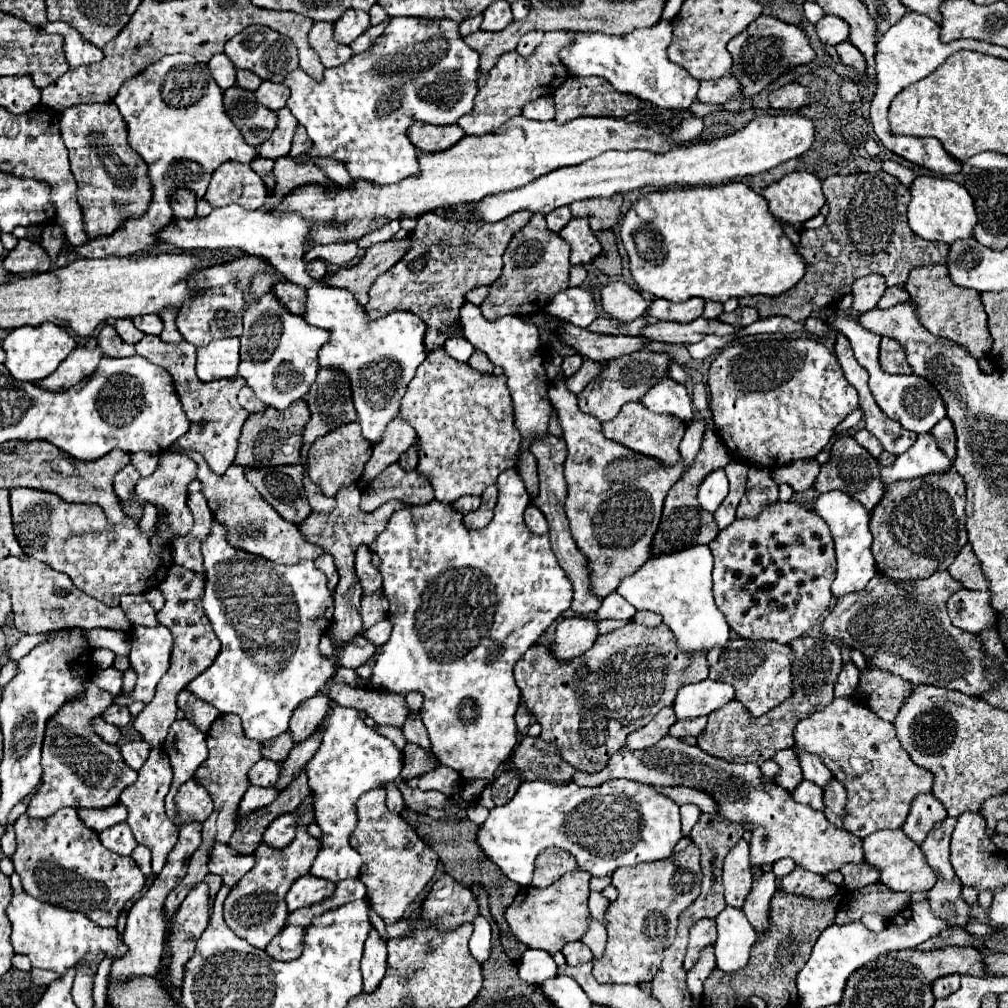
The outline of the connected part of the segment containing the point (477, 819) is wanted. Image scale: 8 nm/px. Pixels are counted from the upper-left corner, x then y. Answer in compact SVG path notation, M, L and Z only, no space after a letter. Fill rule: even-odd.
M473 804L473 806L467 808L467 818L475 824L483 824L487 820L487 816L489 816L489 810L481 804Z

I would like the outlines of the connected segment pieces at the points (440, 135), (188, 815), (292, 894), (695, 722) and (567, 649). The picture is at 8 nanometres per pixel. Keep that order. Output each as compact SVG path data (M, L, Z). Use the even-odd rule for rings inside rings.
M413 122L407 130L407 136L417 150L439 152L439 150L451 148L455 142L459 142L465 136L465 132L457 124L433 126L433 124L425 124L425 122Z
M191 778L179 788L175 796L175 804L179 810L181 824L203 822L213 812L213 800L209 792L201 784L197 784L195 778Z
M305 874L301 878L297 878L291 886L291 890L287 892L287 908L289 910L297 910L309 904L317 904L323 898L327 898L333 892L333 882L325 882L325 878L315 878L311 874Z
M693 718L693 720L677 720L671 728L669 728L669 736L673 738L683 738L683 736L697 736L707 724L707 718Z
M573 616L565 618L555 632L555 644L553 644L553 654L561 660L571 660L581 656L585 650L593 646L597 640L599 630L597 630L597 620L593 618L583 618L583 616Z

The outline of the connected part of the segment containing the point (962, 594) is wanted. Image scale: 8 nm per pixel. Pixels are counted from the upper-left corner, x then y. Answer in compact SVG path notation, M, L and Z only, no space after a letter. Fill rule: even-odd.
M959 590L947 602L947 612L953 626L967 632L983 632L997 622L997 612L991 606L989 590Z

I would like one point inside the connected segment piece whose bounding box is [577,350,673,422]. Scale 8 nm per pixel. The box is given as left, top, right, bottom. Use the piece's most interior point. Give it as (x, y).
(625, 379)

